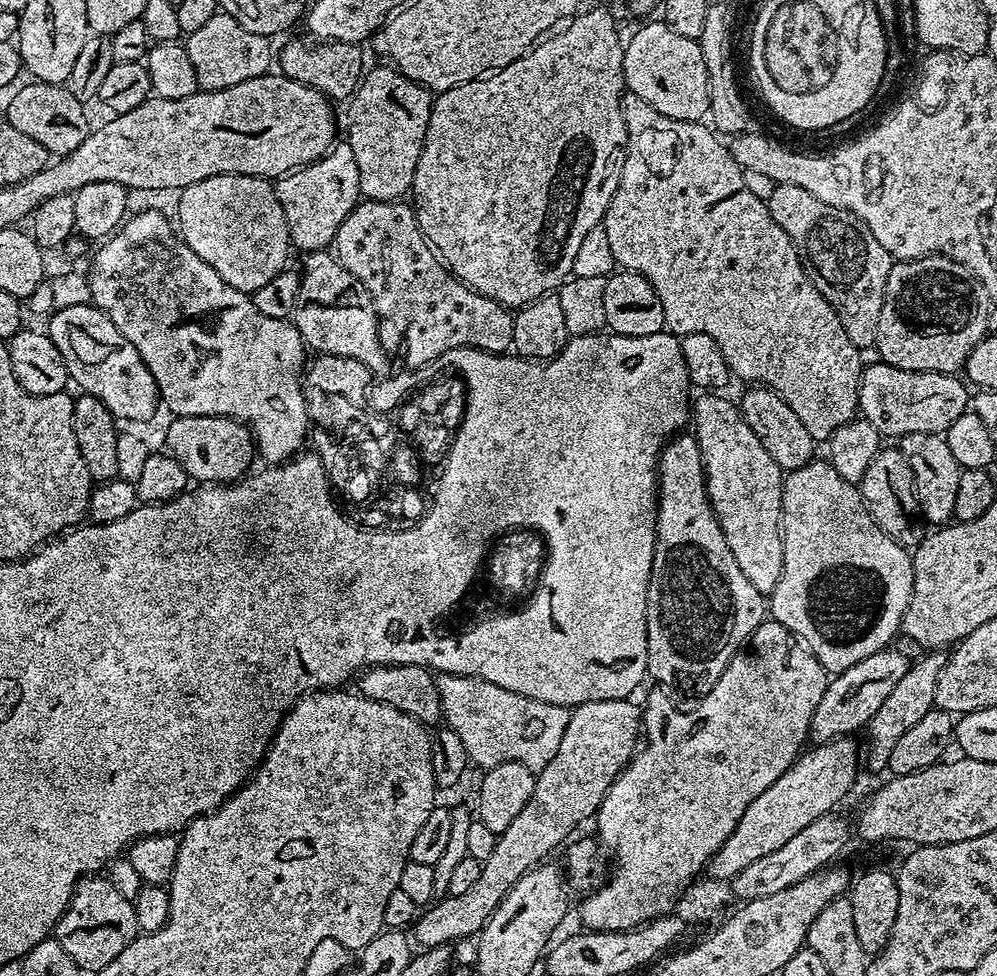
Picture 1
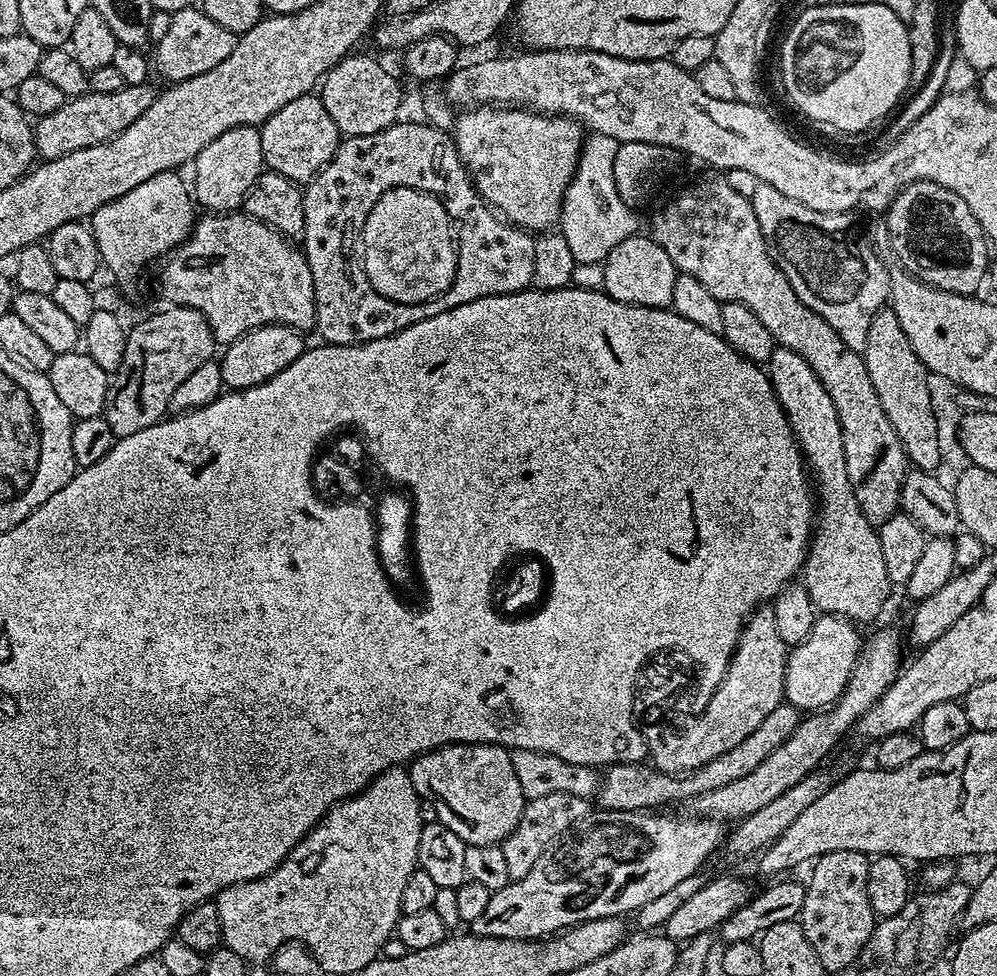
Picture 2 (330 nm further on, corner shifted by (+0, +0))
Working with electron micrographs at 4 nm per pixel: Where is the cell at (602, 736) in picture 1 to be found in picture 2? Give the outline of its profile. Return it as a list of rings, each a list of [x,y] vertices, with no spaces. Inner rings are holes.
[[[787,702],[779,704],[774,710],[770,710],[770,715],[762,721],[762,726],[754,730],[738,746],[734,746],[726,754],[722,754],[714,760],[708,762],[704,768],[698,768],[691,774],[673,774],[662,772],[655,766],[647,763],[639,764],[613,764],[607,769],[608,773],[603,773],[598,789],[598,801],[600,808],[609,812],[638,812],[641,810],[656,810],[659,804],[672,804],[675,800],[688,800],[706,794],[710,790],[718,790],[718,786],[730,786],[730,782],[738,782],[738,778],[750,774],[750,770],[755,770],[800,724],[802,719],[801,709],[795,708],[793,704]]]

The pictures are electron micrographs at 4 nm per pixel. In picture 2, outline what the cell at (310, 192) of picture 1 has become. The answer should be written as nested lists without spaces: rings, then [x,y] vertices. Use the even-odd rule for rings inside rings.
[[[309,94],[286,102],[260,128],[262,154],[269,169],[297,182],[307,182],[332,161],[336,147],[340,145],[342,134],[336,129],[334,118],[326,114],[319,95]]]

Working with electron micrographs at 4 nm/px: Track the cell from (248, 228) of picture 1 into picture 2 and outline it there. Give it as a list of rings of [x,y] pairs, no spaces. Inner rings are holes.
[[[243,124],[226,130],[226,134],[218,134],[218,138],[210,142],[210,146],[197,153],[194,167],[196,167],[195,203],[199,207],[201,204],[204,210],[212,214],[237,211],[243,205],[244,198],[254,186],[254,182],[266,168],[260,128]]]

